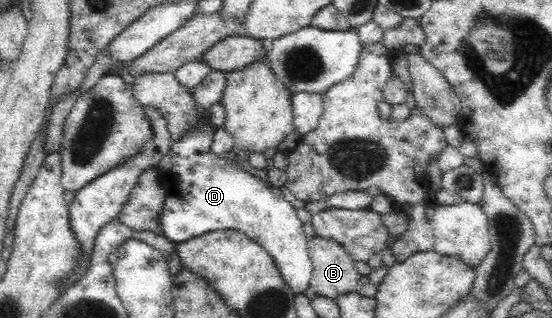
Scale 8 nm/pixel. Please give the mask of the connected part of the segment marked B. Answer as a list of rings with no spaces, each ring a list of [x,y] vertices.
[[[313,237],[308,240],[313,272],[310,286],[316,294],[333,301],[355,291],[359,273],[349,253],[334,240]]]

